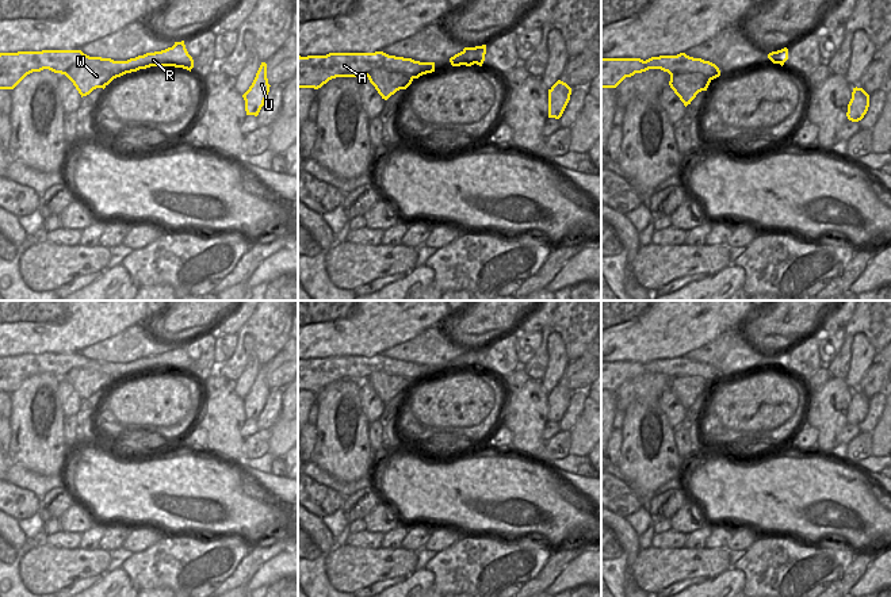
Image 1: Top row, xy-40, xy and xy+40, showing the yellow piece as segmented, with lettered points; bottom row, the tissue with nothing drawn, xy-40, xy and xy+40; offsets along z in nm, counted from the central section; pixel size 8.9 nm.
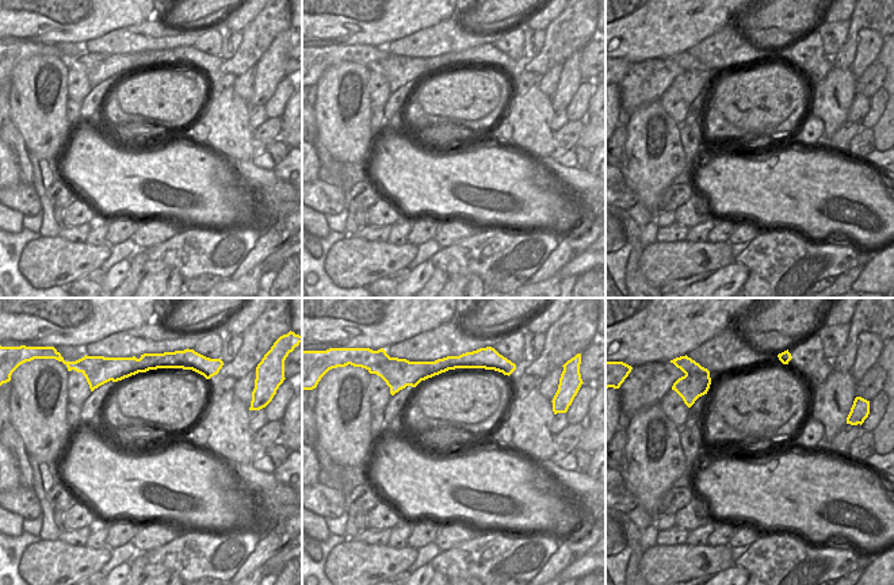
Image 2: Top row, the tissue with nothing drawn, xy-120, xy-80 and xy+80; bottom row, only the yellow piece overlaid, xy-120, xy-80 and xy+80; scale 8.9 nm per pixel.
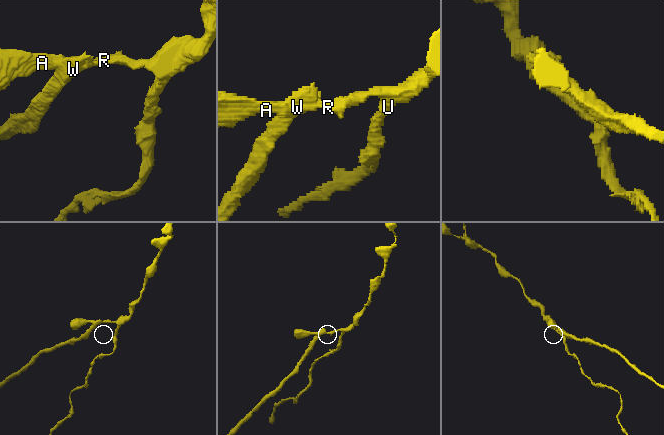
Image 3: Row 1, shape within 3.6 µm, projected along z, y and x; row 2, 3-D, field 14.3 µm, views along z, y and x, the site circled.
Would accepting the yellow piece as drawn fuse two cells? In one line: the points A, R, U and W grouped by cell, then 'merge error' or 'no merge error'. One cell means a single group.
A R U / W; merge error

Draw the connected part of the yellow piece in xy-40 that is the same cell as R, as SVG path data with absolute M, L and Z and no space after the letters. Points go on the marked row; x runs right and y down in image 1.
M184 41L175 42L165 50L146 53L127 61L89 57L81 50L0 53L0 89L14 89L32 72L49 69L54 73L65 73L76 64L104 69L111 72L114 79L150 66L175 66L190 72L194 68L194 60L188 54Z

